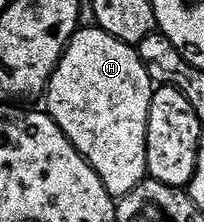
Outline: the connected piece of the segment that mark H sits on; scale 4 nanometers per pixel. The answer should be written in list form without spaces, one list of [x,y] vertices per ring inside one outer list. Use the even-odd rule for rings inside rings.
[[[96,27],[74,29],[45,86],[44,112],[91,163],[114,199],[146,180],[145,132],[154,88],[136,48]]]

